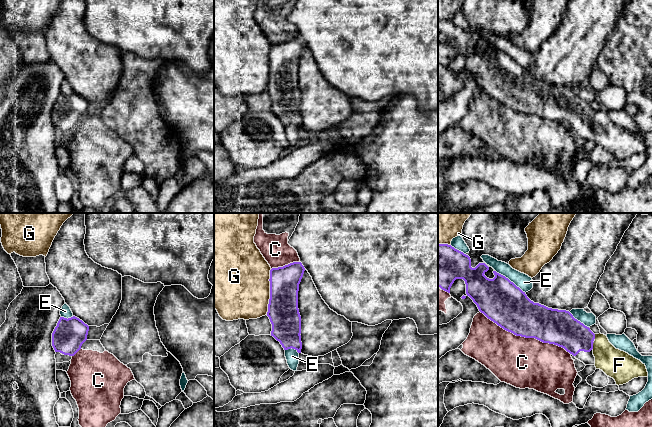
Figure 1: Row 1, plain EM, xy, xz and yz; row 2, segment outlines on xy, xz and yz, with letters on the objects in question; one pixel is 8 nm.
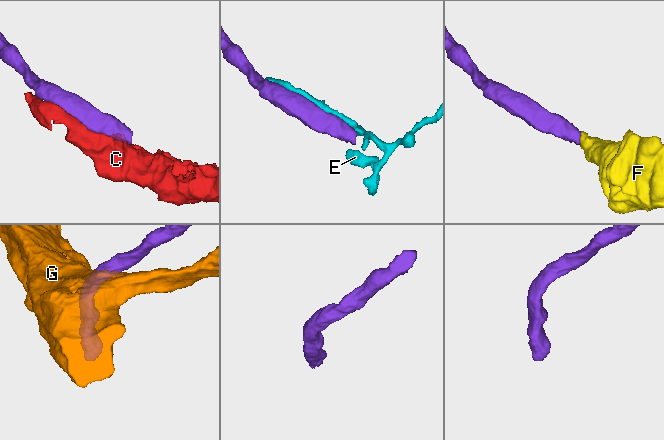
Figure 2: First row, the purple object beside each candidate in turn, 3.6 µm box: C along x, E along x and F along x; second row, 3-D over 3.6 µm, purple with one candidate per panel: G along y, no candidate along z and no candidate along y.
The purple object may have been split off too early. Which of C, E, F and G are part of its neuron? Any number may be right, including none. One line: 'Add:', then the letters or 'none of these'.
Add: F

